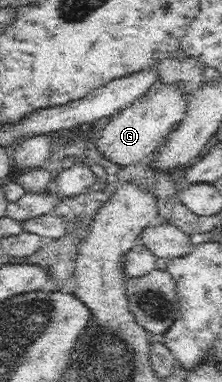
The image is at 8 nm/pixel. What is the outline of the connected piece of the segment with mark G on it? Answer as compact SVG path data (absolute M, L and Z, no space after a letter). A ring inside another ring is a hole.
M179 82L153 87L141 101L133 102L121 112L110 116L109 122L96 141L97 150L111 162L121 166L148 160L185 117L188 107L186 95Z

